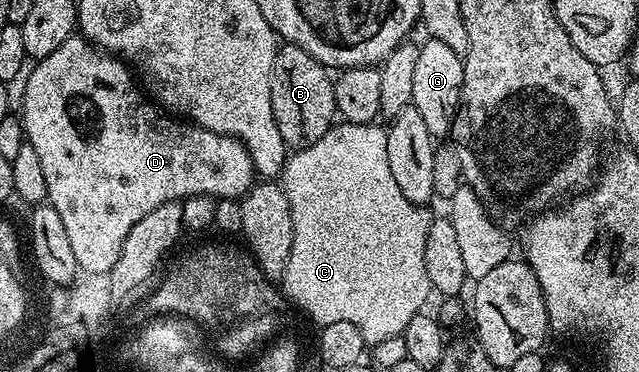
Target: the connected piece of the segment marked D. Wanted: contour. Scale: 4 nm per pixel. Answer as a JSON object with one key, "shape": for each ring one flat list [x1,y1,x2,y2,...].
{"shape":[[78,33,70,35,68,41,64,41,64,45,60,45,60,49,56,49,56,53,37,60,24,92,20,118,22,128,26,131,26,142,32,145,32,149,36,149,36,154,40,157,40,165,44,168,44,182,48,184,46,194,48,203,56,209,61,220,64,221,65,232,68,233,68,241,72,245,72,253,76,256,79,268,90,277,109,276,112,265,116,265,116,257,120,257,120,249,124,249,124,237,128,237,128,231,132,229,132,225,136,225,136,221,141,221,148,213,152,213,152,209,160,209,160,205,177,203,193,195,211,195,215,201,220,199,241,200,242,196,256,182,254,162,241,141,227,135,217,135,208,129,196,126,195,123,183,121,181,118,171,117,165,110,159,109,153,102,147,101,144,95,144,100,142,100,141,94,143,95,143,92,140,90,131,68,123,60,103,51,100,47,95,47,93,43,89,43]]}

